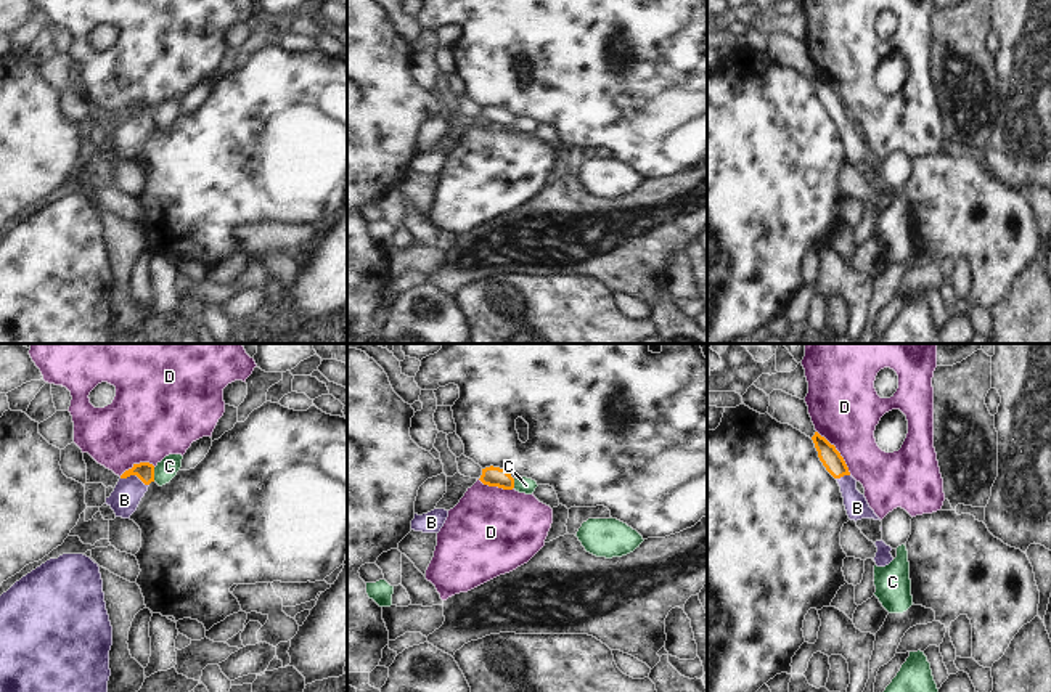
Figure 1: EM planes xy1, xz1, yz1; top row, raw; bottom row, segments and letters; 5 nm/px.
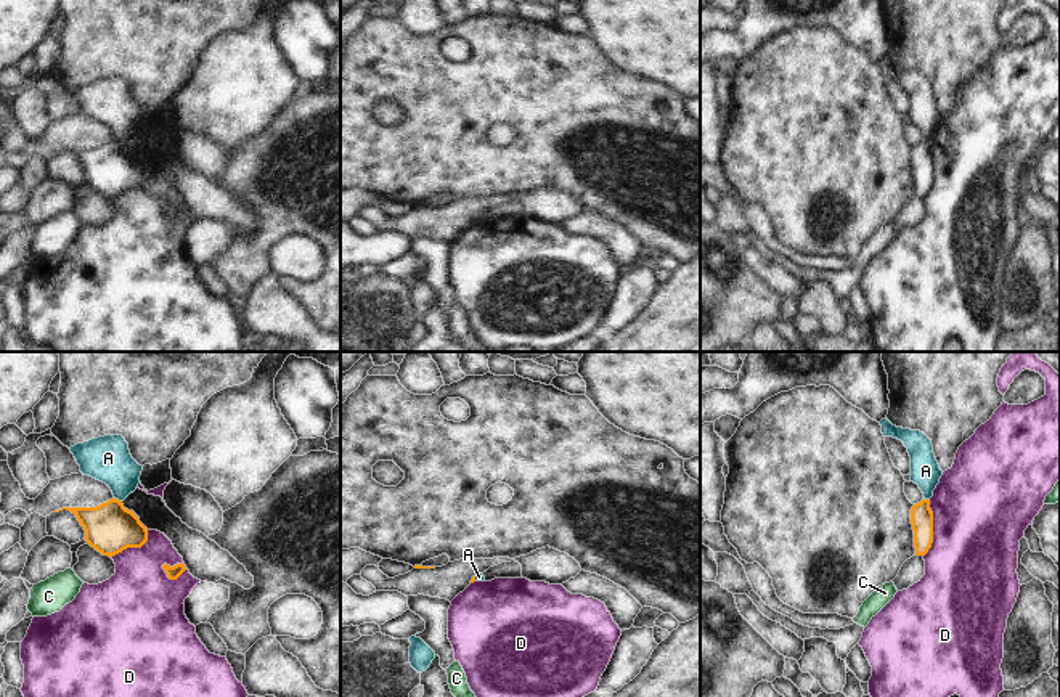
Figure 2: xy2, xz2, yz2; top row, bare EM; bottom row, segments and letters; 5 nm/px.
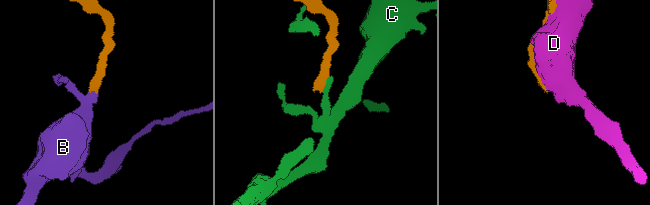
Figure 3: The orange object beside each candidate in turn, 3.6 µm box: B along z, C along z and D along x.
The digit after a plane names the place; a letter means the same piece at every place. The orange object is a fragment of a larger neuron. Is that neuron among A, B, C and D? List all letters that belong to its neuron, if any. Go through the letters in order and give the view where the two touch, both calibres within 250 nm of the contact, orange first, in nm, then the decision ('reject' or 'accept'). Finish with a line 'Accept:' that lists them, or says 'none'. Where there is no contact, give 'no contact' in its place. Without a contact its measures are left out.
A: xy2 | 240/220 nm | reject
B: xy1 | 90/150 nm | accept
C: xy1 | 90/100 nm | reject
D: yz2 | 110/460 nm | reject
Accept: B

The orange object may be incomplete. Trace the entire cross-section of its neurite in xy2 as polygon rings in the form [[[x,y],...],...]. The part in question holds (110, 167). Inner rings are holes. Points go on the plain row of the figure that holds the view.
[[[112,138],[96,148],[63,148],[71,151],[85,170],[85,181],[103,196],[116,196],[127,188],[141,188],[148,170],[140,159]]]

